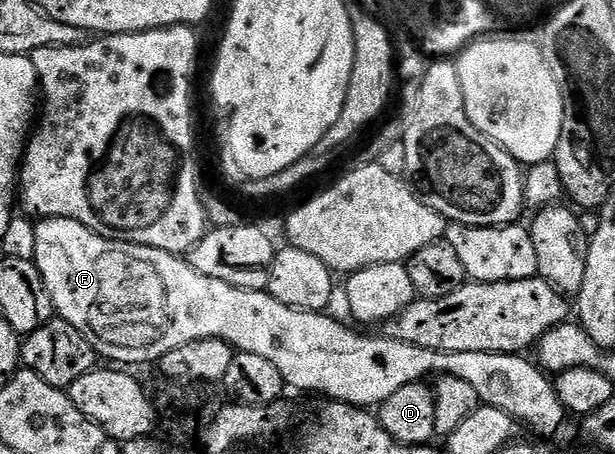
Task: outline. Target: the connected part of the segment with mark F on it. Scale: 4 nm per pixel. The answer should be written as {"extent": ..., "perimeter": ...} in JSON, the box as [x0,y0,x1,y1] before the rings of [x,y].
{"extent":[34,218,566,434],"perimeter":[[[41,218],[35,223],[36,231],[34,232],[34,244],[36,252],[34,261],[36,267],[40,269],[40,275],[44,281],[44,287],[48,290],[48,295],[52,301],[53,311],[59,317],[67,320],[70,324],[74,324],[74,328],[78,328],[78,332],[86,334],[92,341],[93,346],[101,355],[104,354],[108,358],[113,358],[113,363],[128,364],[124,362],[152,362],[159,363],[160,358],[174,348],[178,348],[182,344],[190,344],[194,340],[202,340],[203,338],[220,338],[223,342],[228,342],[237,351],[245,350],[246,352],[254,352],[256,356],[263,356],[266,360],[270,360],[278,372],[282,372],[285,383],[289,387],[292,386],[296,390],[313,390],[316,394],[325,394],[325,399],[333,402],[345,402],[351,406],[362,406],[365,408],[378,408],[386,400],[390,400],[390,396],[394,396],[394,392],[398,392],[398,388],[406,388],[406,384],[414,384],[421,380],[427,379],[427,374],[431,376],[443,376],[450,374],[455,378],[466,380],[466,384],[474,387],[474,392],[478,392],[481,403],[485,406],[493,406],[502,412],[506,412],[511,418],[515,418],[517,423],[528,426],[533,426],[540,434],[556,434],[564,426],[564,417],[566,411],[564,405],[560,403],[560,398],[556,394],[556,388],[553,379],[535,361],[527,362],[524,356],[520,354],[499,354],[498,352],[446,352],[445,350],[435,350],[434,348],[422,348],[418,344],[406,344],[406,340],[394,340],[393,338],[385,338],[383,333],[376,334],[359,334],[356,330],[351,330],[344,322],[335,322],[331,318],[331,313],[317,312],[315,310],[299,310],[293,306],[282,304],[282,300],[278,300],[273,294],[269,294],[267,290],[247,290],[246,288],[238,288],[226,284],[222,280],[214,280],[210,276],[202,276],[202,272],[198,272],[179,254],[171,254],[165,250],[158,248],[150,248],[143,246],[137,242],[125,242],[123,238],[109,236],[103,232],[97,232],[90,229],[88,226],[83,226],[78,220],[73,218]]]}

